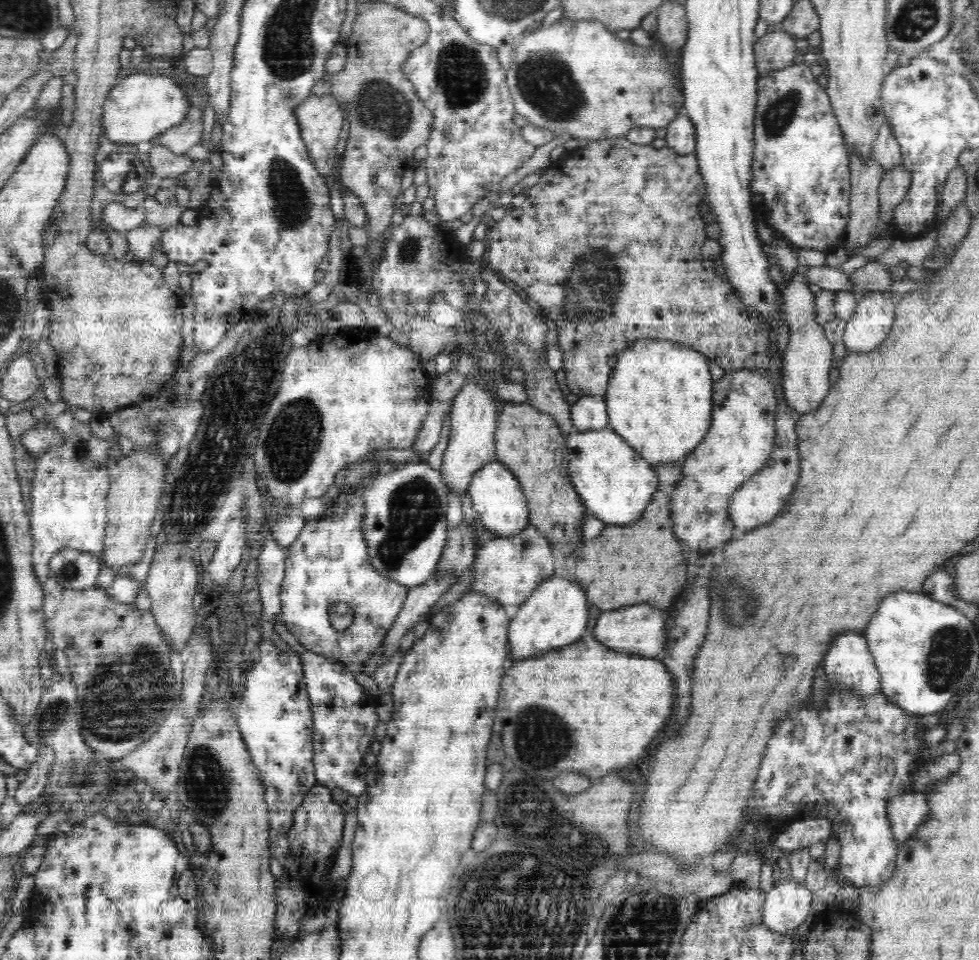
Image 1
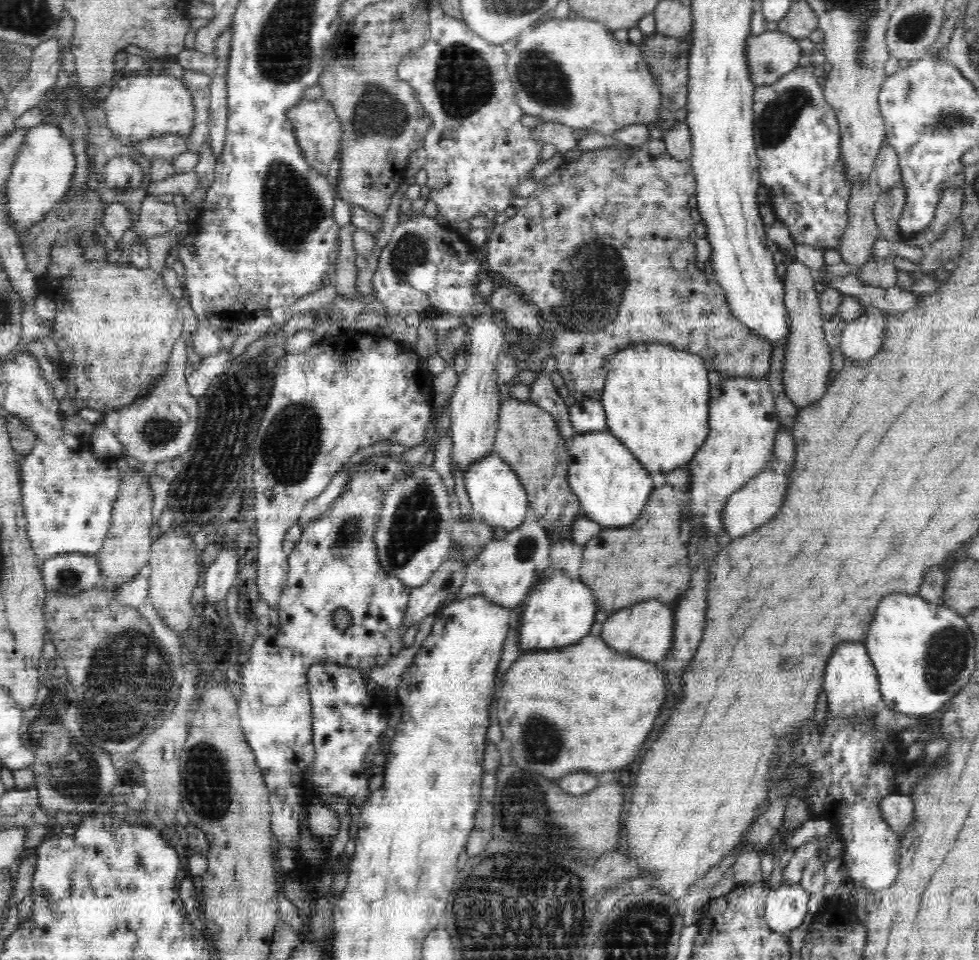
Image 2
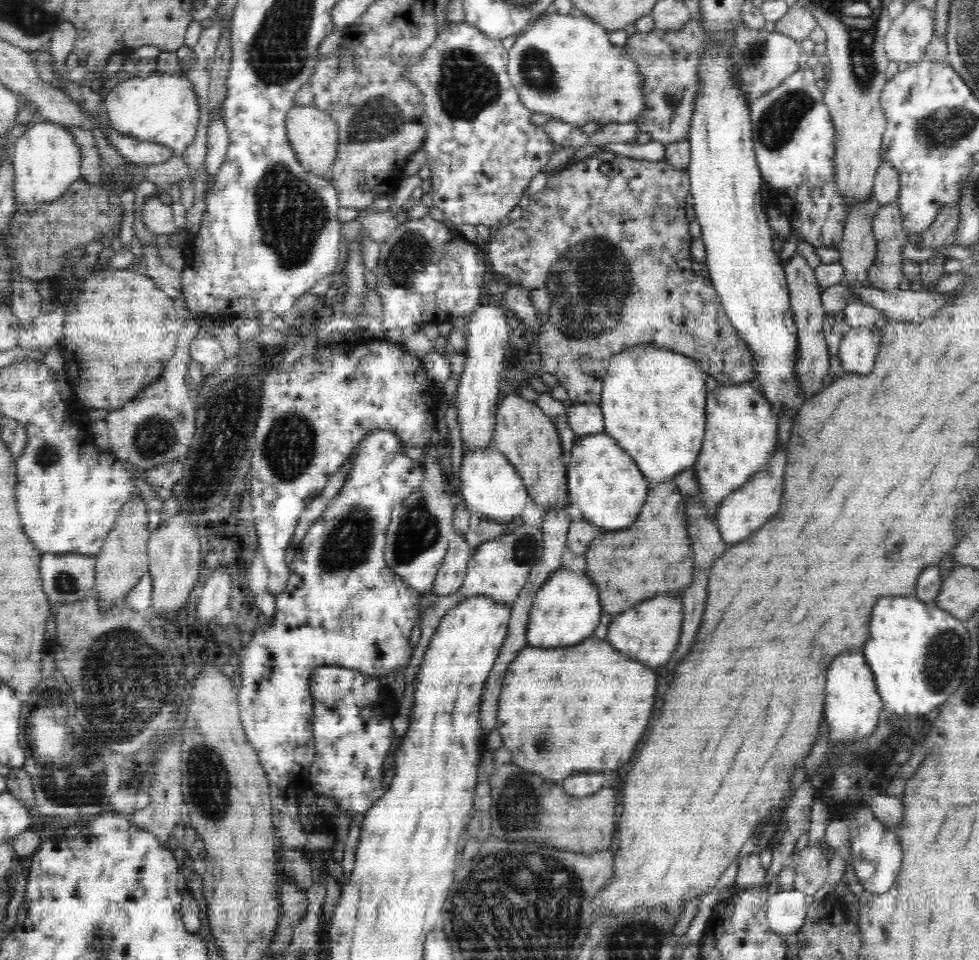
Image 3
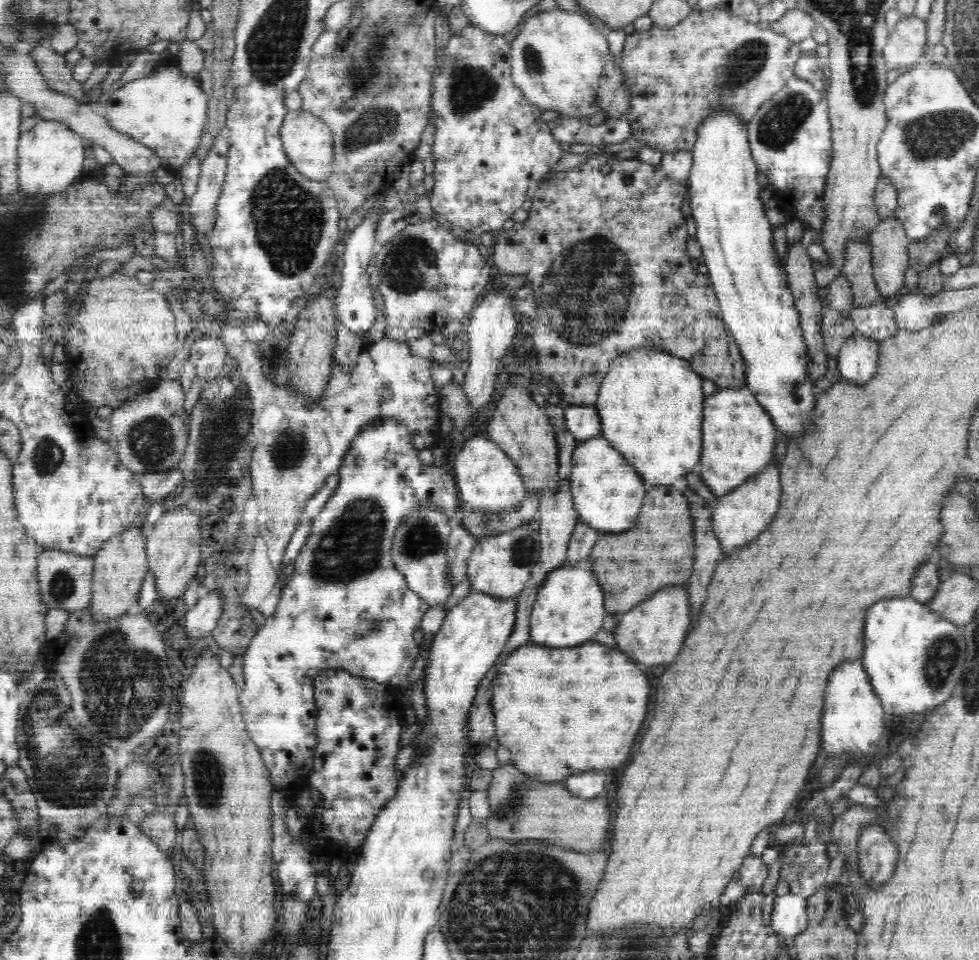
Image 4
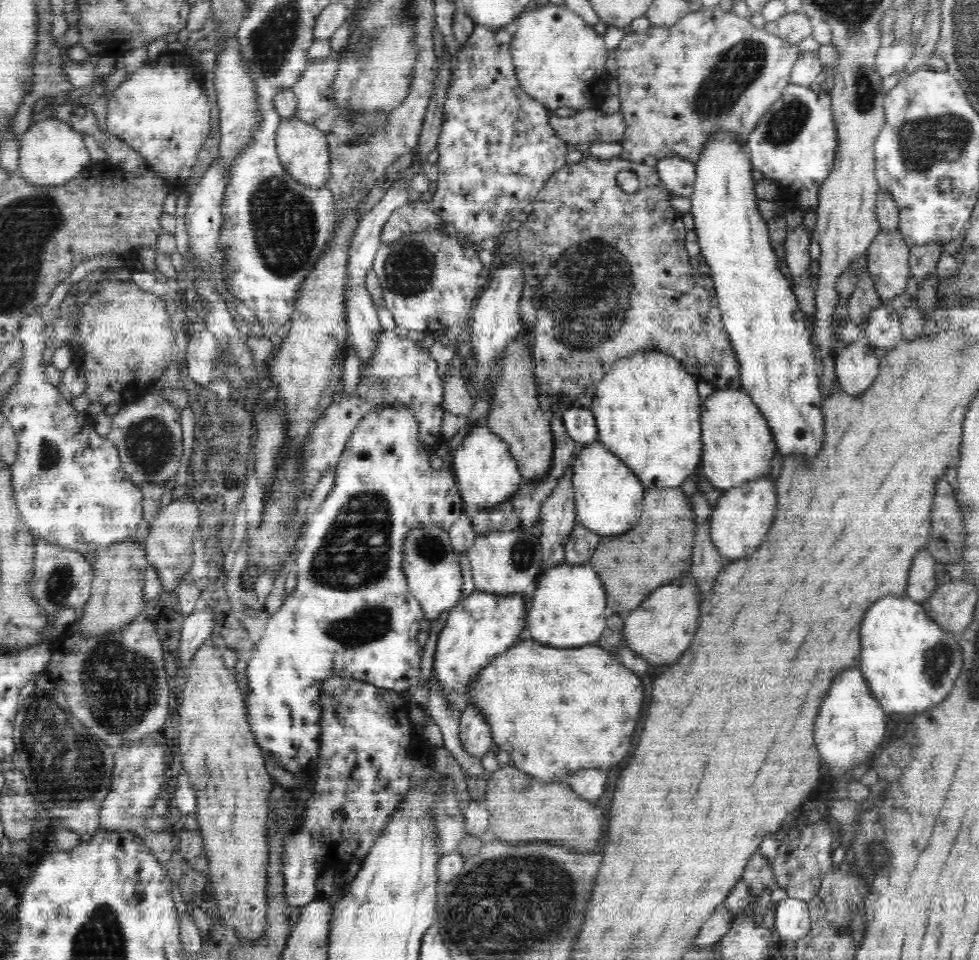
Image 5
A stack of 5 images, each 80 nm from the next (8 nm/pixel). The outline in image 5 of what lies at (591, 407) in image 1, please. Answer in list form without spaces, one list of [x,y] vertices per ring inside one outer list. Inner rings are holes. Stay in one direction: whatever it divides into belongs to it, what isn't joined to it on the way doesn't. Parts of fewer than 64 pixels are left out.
[[[569,405],[569,408],[562,413],[561,419],[570,438],[580,446],[597,440],[597,422],[589,408]]]

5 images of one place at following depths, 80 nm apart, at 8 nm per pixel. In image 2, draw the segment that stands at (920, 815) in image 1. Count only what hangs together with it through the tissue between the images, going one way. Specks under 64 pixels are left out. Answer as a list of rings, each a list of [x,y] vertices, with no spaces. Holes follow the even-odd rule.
[[[900,792],[892,793],[880,799],[882,819],[897,835],[908,828],[908,824],[914,820],[914,808],[910,796],[904,796]]]

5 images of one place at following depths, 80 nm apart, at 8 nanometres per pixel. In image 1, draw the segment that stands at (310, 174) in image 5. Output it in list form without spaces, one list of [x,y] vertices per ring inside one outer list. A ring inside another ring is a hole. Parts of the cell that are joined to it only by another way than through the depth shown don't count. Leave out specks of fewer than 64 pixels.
[[[311,94],[297,106],[296,117],[301,129],[302,140],[305,142],[309,154],[309,160],[314,163],[315,169],[326,178],[331,174],[330,170],[337,160],[336,146],[340,142],[342,126],[345,125],[343,110],[331,94],[321,96]]]

